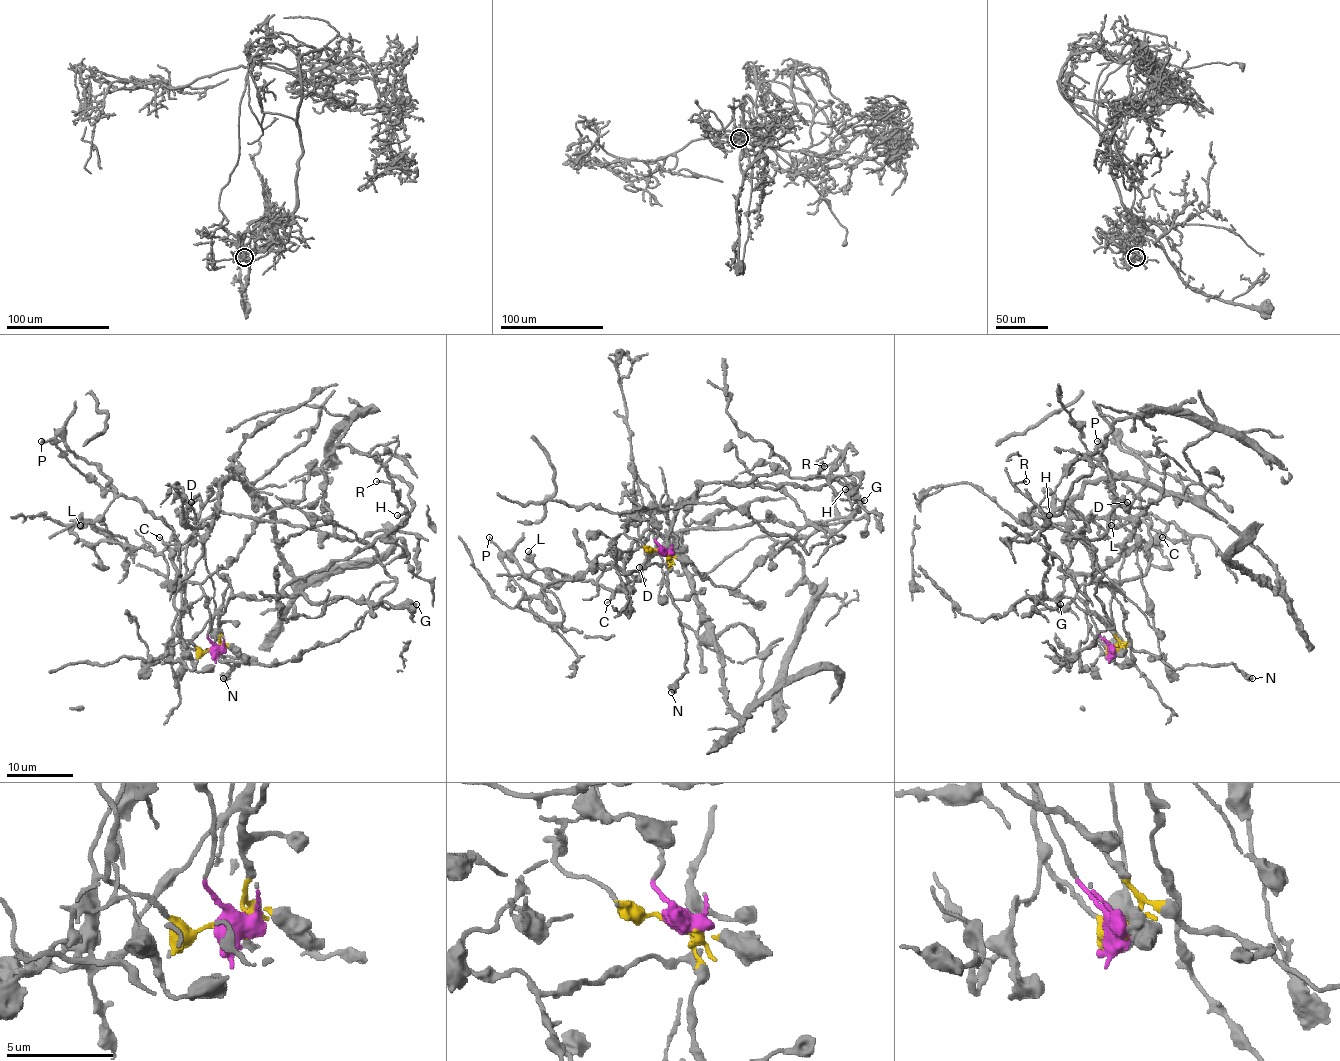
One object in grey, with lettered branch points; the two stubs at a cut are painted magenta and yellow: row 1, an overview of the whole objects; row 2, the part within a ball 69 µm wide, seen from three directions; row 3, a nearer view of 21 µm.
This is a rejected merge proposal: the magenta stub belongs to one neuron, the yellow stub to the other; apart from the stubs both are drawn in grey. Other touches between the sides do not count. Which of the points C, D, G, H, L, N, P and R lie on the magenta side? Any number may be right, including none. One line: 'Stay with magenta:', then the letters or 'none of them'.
Stay with magenta: C, L, P

